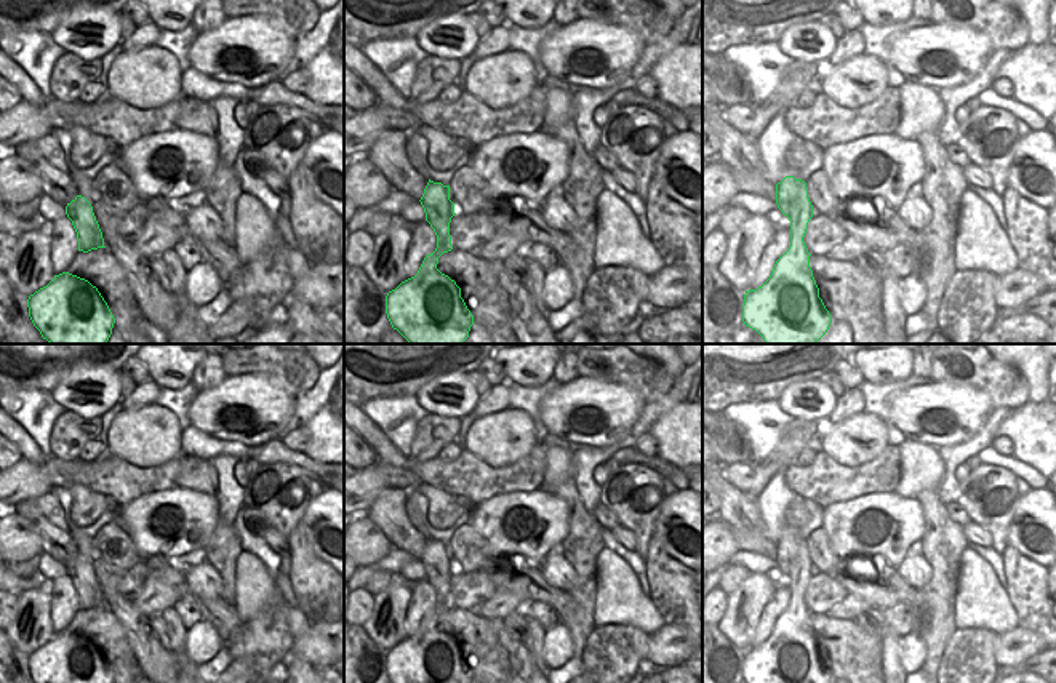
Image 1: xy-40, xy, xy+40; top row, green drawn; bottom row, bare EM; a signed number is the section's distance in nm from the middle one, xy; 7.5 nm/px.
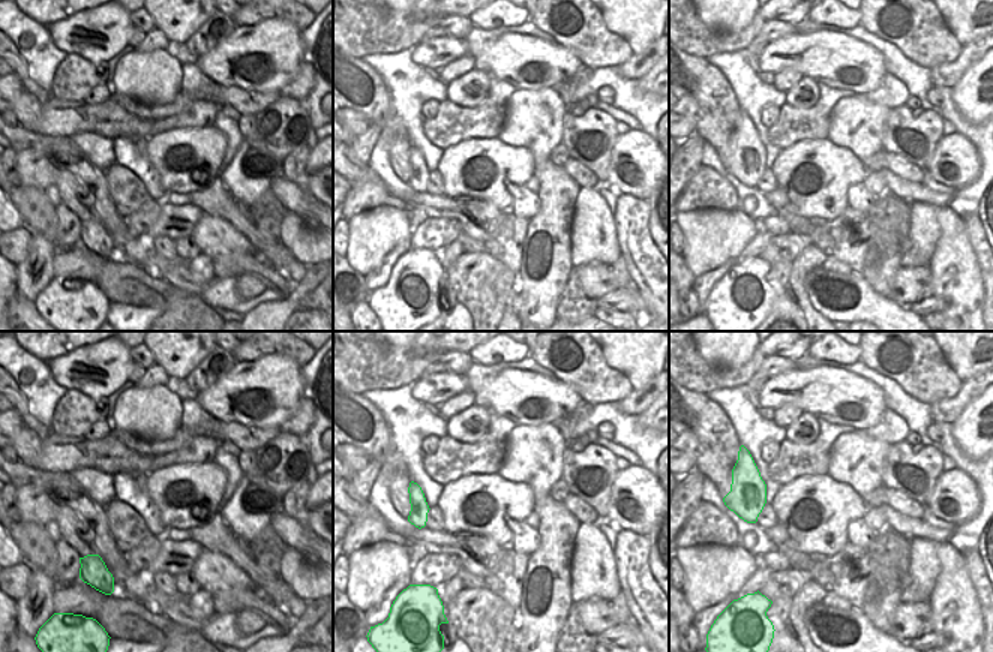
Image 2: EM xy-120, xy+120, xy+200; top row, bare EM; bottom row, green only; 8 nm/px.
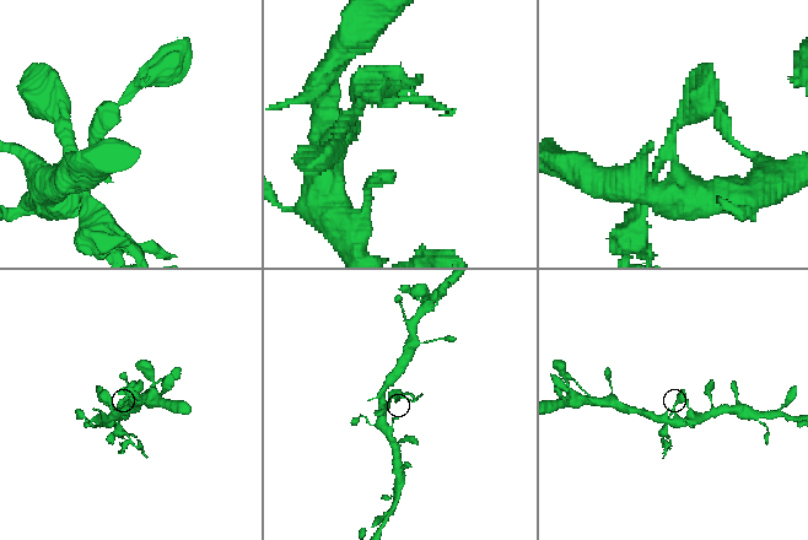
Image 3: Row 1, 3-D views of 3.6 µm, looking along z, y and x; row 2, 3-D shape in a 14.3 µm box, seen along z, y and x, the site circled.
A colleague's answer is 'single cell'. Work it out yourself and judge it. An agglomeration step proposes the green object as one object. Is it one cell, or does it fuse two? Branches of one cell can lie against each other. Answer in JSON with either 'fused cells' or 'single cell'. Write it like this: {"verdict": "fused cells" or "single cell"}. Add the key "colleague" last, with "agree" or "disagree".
{"verdict": "fused cells", "colleague": "disagree"}

